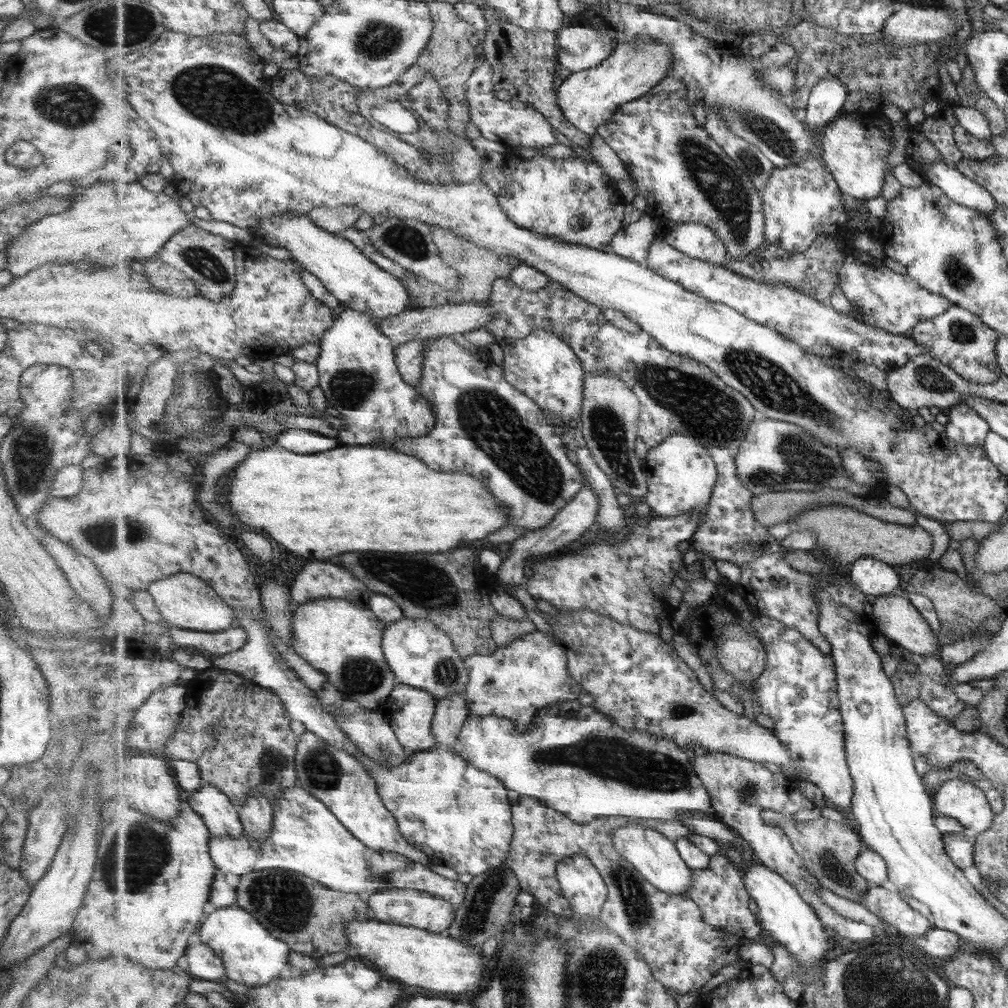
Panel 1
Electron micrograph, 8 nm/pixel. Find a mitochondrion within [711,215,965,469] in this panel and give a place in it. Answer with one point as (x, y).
(772, 385)

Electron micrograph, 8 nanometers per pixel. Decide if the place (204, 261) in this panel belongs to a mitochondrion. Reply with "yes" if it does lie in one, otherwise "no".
yes

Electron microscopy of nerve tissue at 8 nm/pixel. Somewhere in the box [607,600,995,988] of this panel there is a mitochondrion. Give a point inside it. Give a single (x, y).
(830, 864)

